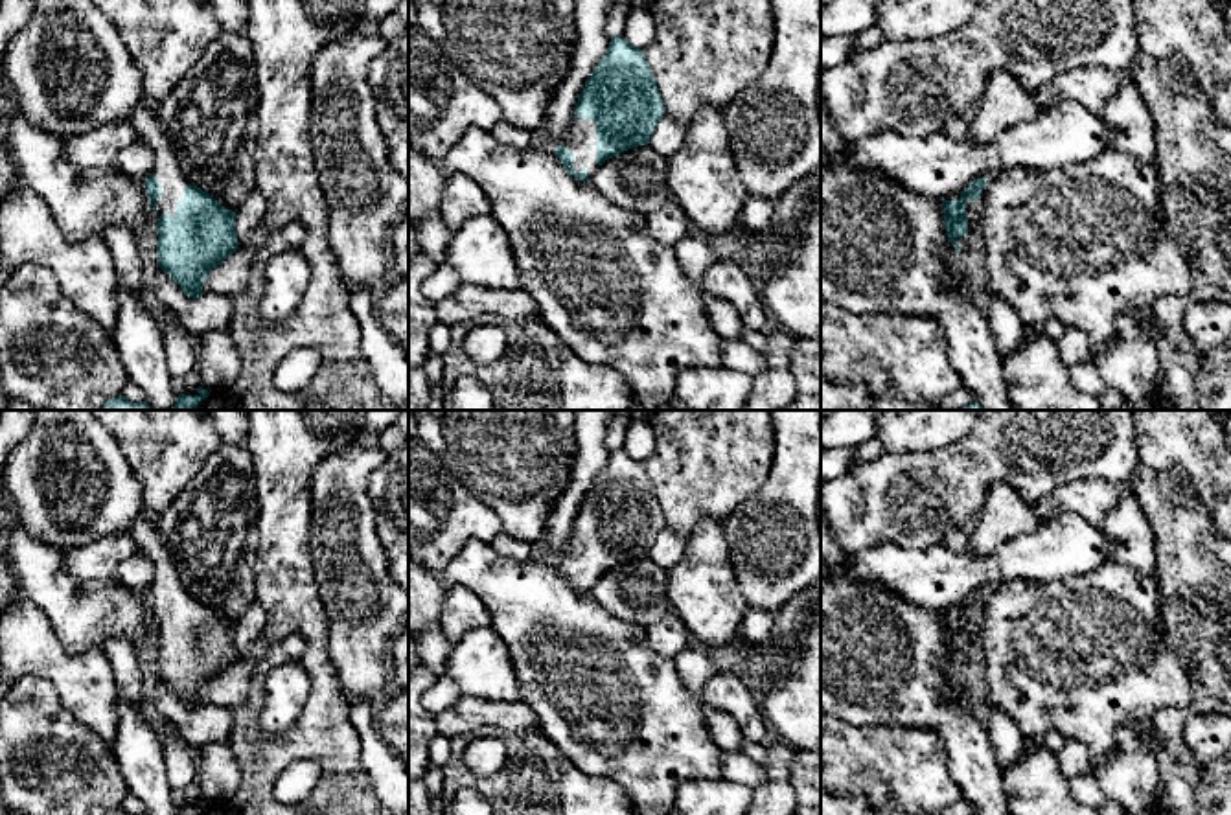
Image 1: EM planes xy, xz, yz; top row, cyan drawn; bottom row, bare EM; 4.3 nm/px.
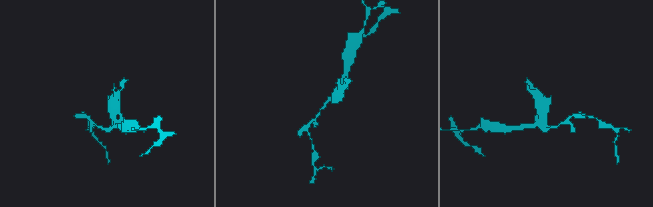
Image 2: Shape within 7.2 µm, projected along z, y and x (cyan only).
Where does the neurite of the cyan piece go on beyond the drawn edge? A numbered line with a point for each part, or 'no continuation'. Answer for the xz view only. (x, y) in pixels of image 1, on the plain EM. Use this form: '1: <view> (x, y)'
1: xz (580, 550)

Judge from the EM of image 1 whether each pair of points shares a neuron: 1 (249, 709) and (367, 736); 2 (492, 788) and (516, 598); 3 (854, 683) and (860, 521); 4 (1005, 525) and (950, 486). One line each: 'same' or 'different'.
1: different
2: different
3: different
4: different

